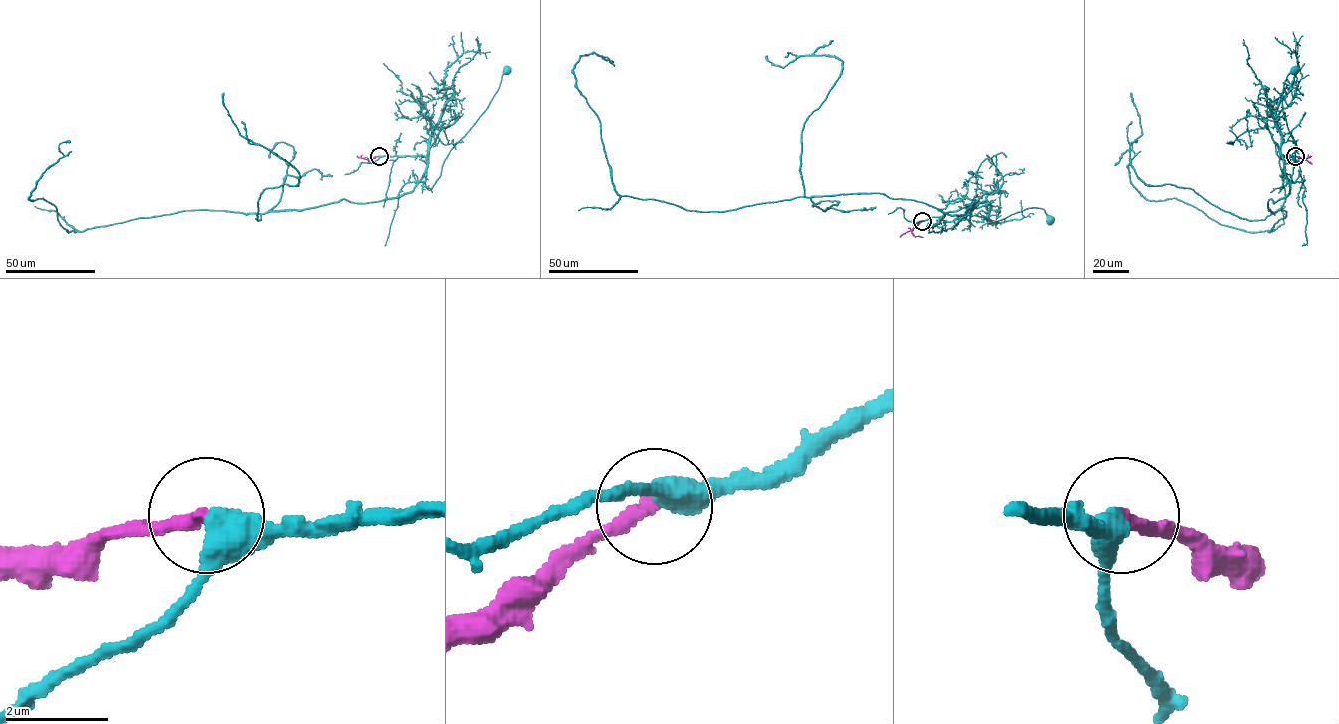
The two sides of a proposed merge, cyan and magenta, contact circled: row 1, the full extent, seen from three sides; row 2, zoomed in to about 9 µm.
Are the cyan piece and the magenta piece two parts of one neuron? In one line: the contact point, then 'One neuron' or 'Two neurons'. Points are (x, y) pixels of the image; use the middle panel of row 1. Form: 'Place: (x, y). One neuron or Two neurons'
Place: (922, 221). One neuron

